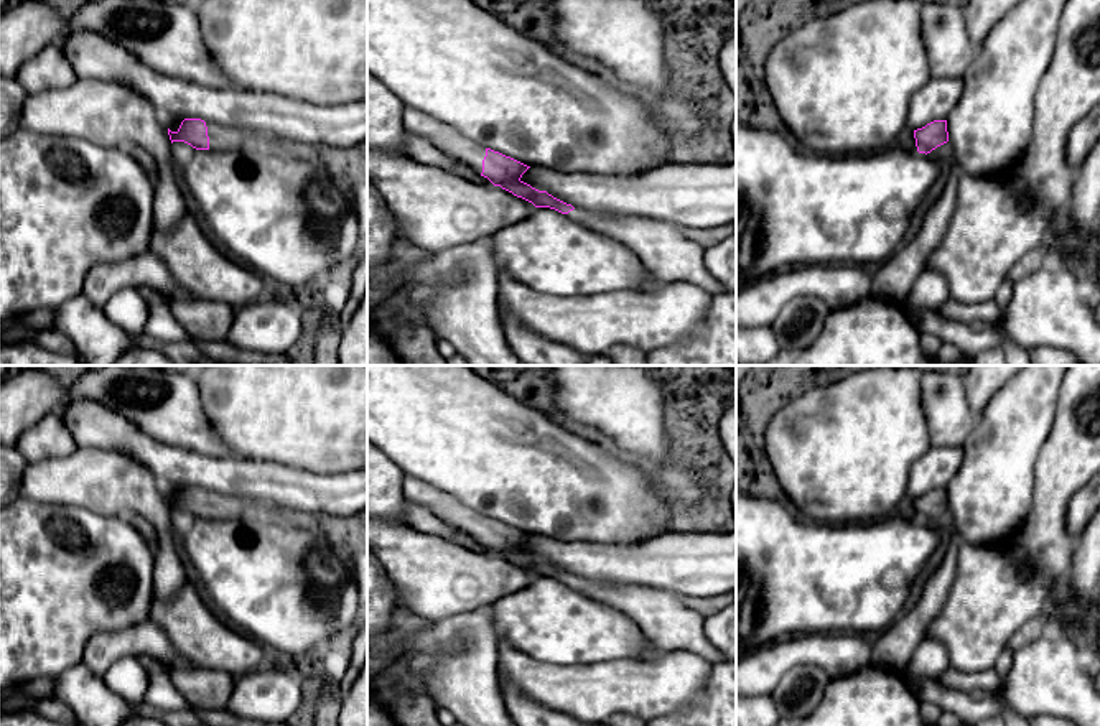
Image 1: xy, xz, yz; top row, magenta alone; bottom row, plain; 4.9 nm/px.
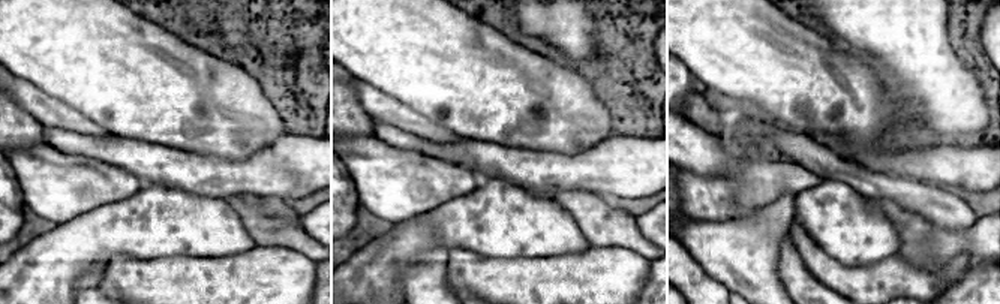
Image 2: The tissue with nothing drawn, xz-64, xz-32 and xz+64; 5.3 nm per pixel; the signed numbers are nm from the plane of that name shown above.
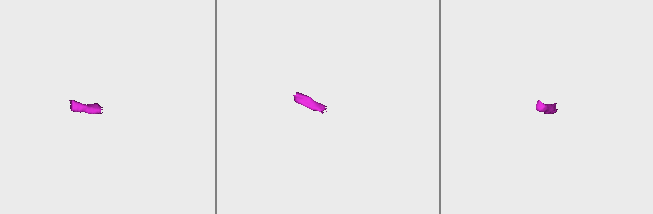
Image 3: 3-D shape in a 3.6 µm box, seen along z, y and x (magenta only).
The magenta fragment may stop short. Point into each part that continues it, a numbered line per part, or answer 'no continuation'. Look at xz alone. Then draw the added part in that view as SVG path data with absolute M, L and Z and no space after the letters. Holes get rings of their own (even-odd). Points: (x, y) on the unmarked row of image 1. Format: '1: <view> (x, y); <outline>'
1: xz (443, 506); M403 476L402 492L407 502L425 507L436 519L461 530L474 542L482 542L482 528L486 525L486 517L482 514L466 507L453 496L412 476Z
2: xz (666, 621); M575 576L566 584L624 612L641 629L642 637L662 652L693 652L710 663L725 660L705 635L705 617L674 593L581 576Z

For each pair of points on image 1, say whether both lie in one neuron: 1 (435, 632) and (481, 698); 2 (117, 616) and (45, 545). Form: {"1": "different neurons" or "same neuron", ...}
{"1": "same neuron", "2": "same neuron"}

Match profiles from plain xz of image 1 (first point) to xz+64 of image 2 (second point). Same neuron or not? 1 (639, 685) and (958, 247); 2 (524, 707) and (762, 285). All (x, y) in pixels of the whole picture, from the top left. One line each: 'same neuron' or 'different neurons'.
1: different neurons
2: different neurons

